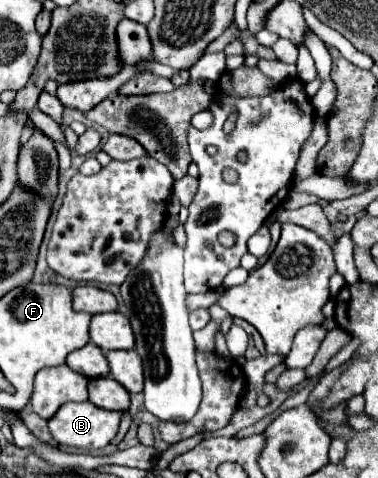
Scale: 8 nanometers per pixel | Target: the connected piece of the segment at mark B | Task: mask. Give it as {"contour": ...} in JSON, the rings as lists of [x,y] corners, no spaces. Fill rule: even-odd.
{"contour":[[[89,401],[83,403],[65,403],[59,407],[59,411],[49,419],[49,431],[53,439],[59,445],[69,447],[83,447],[83,449],[101,449],[111,443],[111,439],[117,435],[119,429],[119,411],[105,411]]]}

